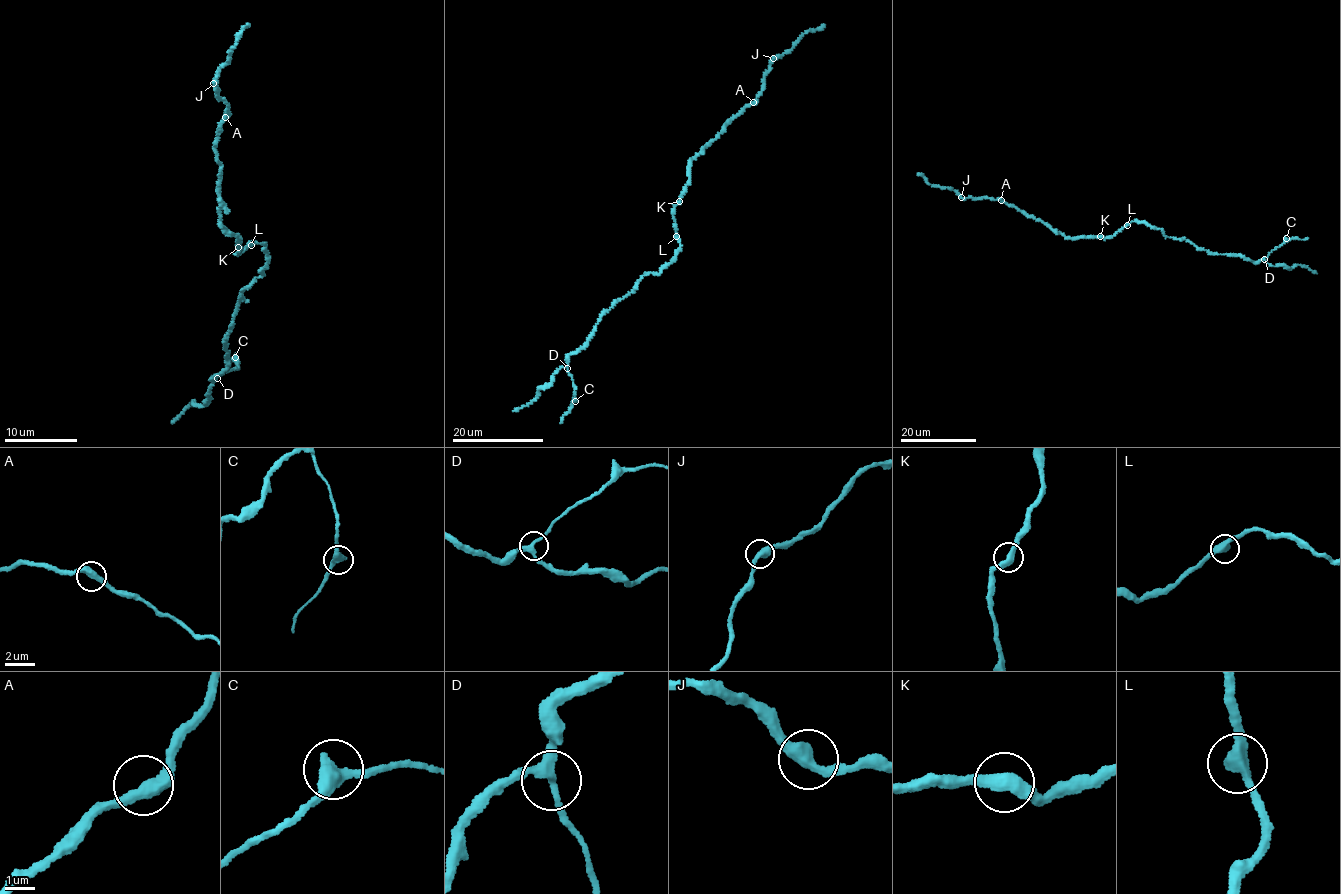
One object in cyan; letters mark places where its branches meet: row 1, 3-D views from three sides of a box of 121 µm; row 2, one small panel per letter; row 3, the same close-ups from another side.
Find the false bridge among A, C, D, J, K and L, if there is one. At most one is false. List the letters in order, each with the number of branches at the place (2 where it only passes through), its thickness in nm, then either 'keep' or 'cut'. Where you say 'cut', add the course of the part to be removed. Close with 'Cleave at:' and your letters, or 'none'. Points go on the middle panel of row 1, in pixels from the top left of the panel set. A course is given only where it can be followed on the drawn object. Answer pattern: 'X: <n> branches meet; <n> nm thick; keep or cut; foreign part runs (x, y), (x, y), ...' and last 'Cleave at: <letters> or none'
A: 2 branches meet; 440 nm thick; keep
C: 2 branches meet; 420 nm thick; cut; foreign part runs (574, 401), (561, 423)
D: 3 branches meet; 280 nm thick; keep
J: 2 branches meet; 400 nm thick; keep
K: 2 branches meet; 400 nm thick; keep
L: 2 branches meet; 420 nm thick; keep
Cleave at: C

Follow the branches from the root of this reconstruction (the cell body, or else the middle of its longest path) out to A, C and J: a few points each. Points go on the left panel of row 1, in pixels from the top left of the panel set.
A: (244, 247), (235, 252), (237, 236), (220, 224), (222, 204), (217, 198), (222, 164), (214, 151), (225, 117)
C: (244, 247), (267, 245), (267, 263), (237, 301), (225, 368), (214, 379), (236, 369), (235, 357)
J: (244, 247), (235, 252), (237, 236), (220, 224), (222, 164), (214, 151), (228, 105), (215, 95), (213, 83)

